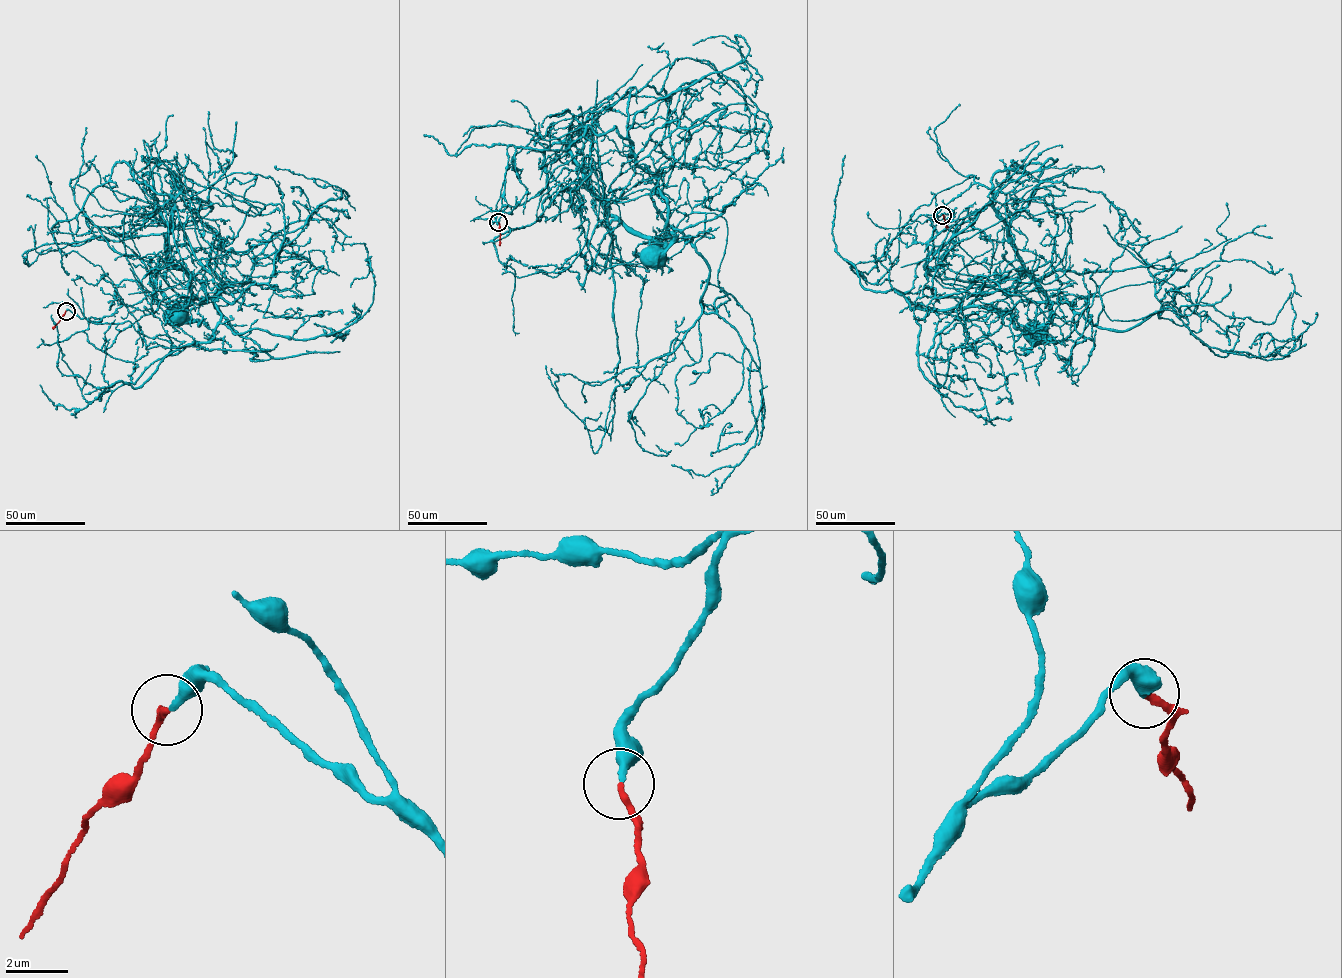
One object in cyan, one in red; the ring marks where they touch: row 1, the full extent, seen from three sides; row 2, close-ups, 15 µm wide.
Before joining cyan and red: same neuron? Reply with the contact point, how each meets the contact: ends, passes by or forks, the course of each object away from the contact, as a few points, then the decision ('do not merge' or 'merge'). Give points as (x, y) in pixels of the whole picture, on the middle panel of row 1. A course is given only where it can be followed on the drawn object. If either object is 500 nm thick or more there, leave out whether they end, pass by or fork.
place (498, 222); cyan ends; red ends; course cyan (498, 222), (588, 125), (632, 144), (608, 228), (565, 142), (545, 151), (541, 219), (493, 242), (519, 332); course red (498, 222), (500, 245); merge

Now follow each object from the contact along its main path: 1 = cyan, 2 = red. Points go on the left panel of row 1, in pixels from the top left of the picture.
1: (66, 311), (178, 349), (210, 340), (220, 314), (163, 298), (174, 200), (123, 160), (56, 227), (31, 198)
2: (66, 311), (52, 328)

